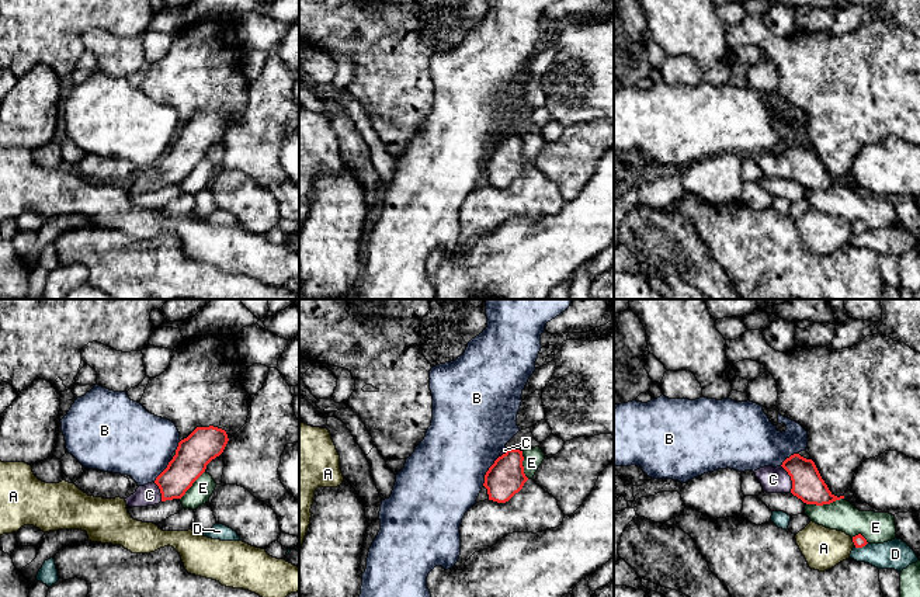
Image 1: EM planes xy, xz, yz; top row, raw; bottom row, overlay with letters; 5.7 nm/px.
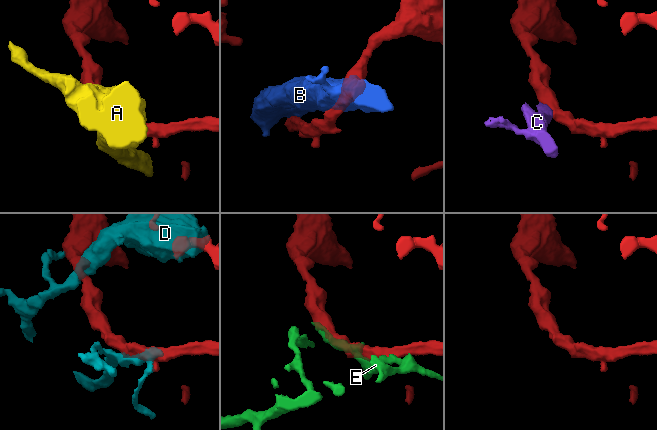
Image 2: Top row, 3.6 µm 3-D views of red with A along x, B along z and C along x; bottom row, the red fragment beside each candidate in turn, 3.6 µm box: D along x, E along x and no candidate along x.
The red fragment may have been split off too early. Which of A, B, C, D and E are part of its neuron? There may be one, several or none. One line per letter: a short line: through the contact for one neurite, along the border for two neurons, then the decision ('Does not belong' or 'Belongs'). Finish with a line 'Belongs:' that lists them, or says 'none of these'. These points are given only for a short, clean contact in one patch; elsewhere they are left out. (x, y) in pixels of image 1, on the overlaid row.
A: Does not belong
B: Does not belong
C: Line: yz (808, 485), (802, 479), (791, 479), (773, 479). Belongs
D: Does not belong
E: Does not belong
Belongs: C

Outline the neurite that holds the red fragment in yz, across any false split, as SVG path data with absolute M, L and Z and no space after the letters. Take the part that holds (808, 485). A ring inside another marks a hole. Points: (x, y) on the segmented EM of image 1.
M799 454L787 458L781 466L754 471L767 493L792 493L806 504L830 504L844 496L834 496L822 479L815 462Z

